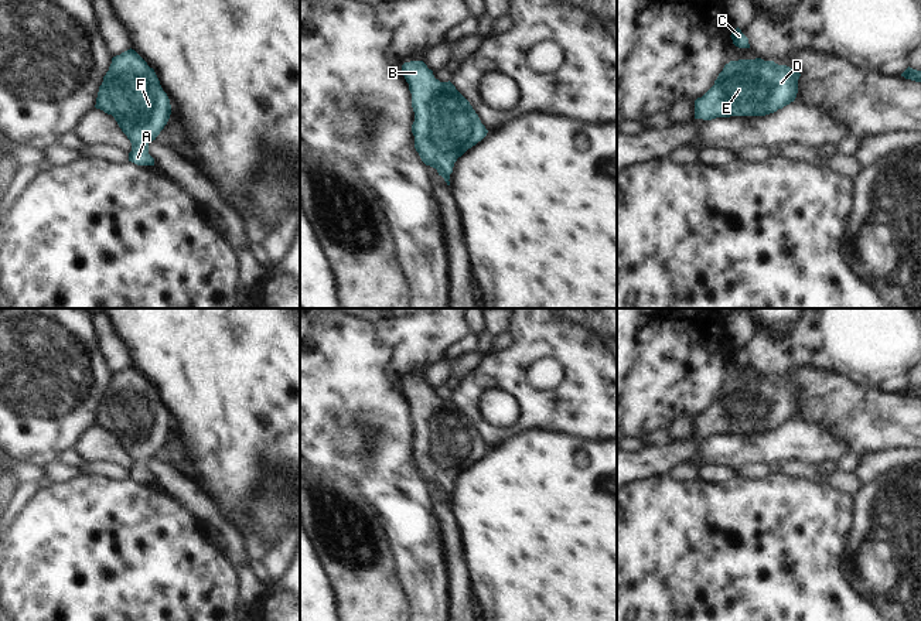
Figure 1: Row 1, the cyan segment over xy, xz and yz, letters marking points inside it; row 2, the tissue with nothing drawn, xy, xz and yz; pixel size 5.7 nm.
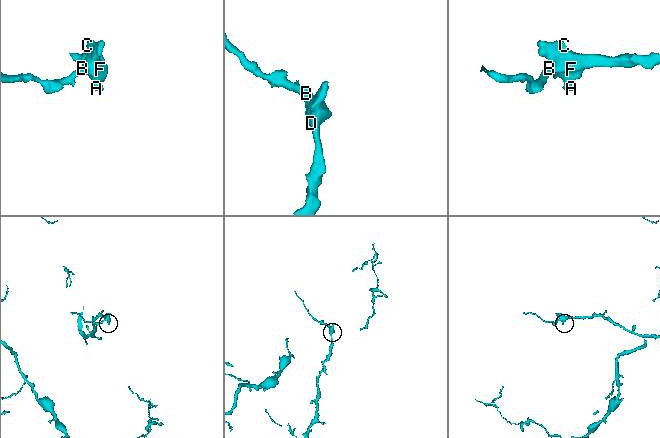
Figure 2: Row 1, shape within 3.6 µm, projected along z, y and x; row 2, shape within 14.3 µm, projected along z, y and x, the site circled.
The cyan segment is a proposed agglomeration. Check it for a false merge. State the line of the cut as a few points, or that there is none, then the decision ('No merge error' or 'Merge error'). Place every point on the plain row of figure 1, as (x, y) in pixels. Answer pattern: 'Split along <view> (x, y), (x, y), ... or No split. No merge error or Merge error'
No split. No merge error.

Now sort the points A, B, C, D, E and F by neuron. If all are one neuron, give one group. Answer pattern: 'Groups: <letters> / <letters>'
Groups: A B C D E F.

